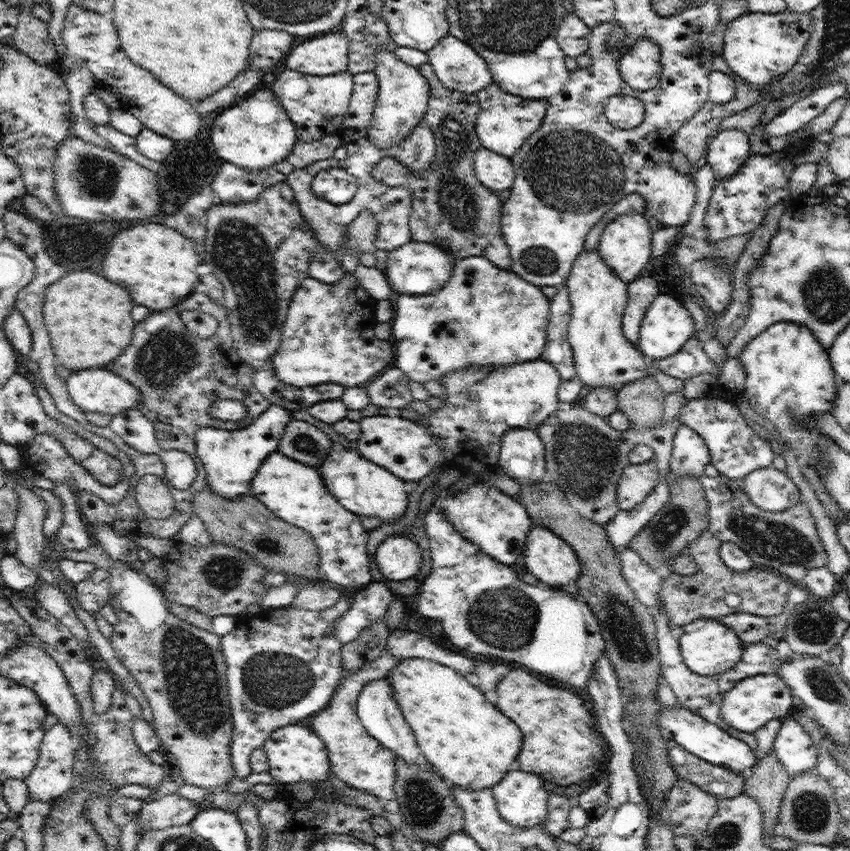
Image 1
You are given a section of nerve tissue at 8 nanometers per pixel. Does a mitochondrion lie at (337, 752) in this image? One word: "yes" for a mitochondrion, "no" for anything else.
no

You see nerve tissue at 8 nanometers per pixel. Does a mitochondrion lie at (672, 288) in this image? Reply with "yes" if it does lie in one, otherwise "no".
no

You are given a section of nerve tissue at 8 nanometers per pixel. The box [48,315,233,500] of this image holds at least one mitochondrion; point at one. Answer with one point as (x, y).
(167, 357)

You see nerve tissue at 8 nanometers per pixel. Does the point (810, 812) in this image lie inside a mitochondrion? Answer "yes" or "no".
yes

